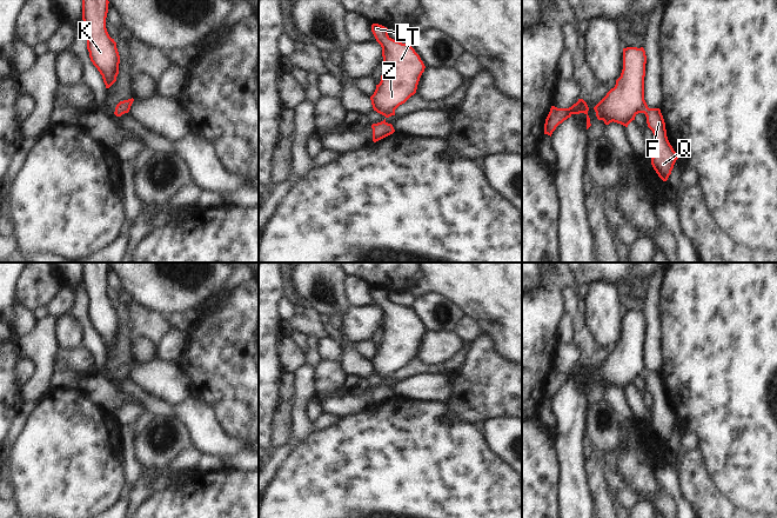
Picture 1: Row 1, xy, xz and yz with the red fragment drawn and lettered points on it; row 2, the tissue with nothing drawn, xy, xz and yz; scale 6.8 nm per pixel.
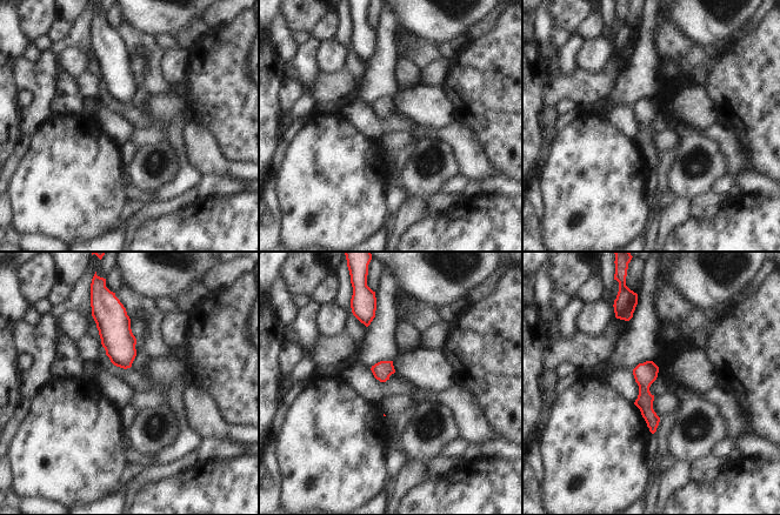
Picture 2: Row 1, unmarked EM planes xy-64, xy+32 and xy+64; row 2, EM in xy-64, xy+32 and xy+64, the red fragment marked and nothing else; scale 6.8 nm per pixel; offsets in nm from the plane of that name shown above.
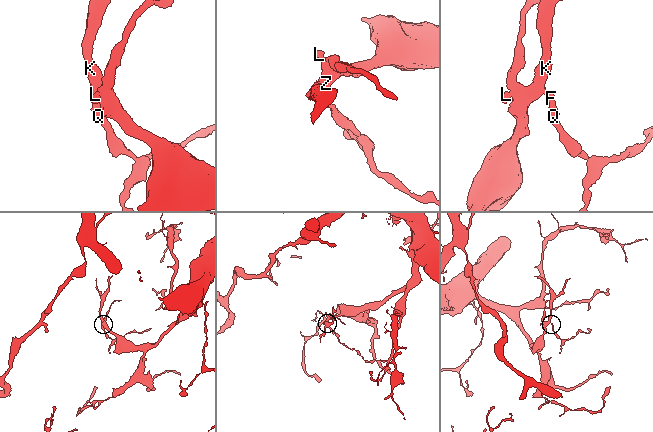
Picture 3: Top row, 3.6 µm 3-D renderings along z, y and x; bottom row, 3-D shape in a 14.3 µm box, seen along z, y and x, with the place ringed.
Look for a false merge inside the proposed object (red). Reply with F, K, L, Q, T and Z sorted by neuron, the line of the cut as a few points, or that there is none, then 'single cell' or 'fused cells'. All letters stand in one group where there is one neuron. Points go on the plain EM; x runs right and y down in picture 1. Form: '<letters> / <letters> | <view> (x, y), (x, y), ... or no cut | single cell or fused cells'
F K L Q T Z | no cut | single cell

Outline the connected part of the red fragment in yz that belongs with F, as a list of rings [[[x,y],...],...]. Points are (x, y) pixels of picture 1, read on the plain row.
[[[643,311],[623,312],[621,340],[594,373],[597,383],[603,384],[605,388],[614,385],[625,391],[638,377],[644,377],[648,391],[654,397],[651,429],[658,440],[667,445],[678,421],[668,404],[661,373],[649,372],[644,364],[645,327],[647,319]]]

